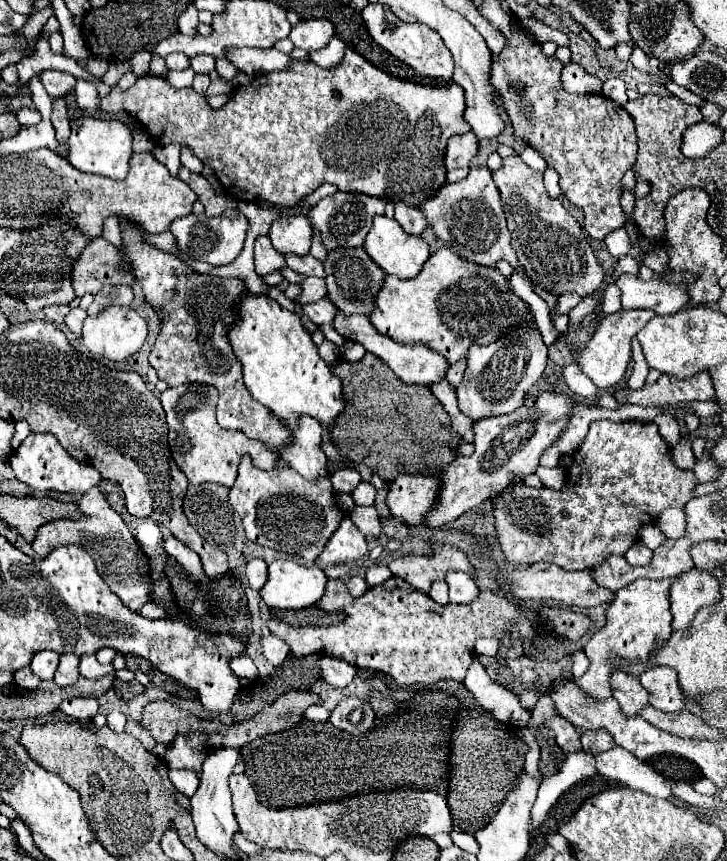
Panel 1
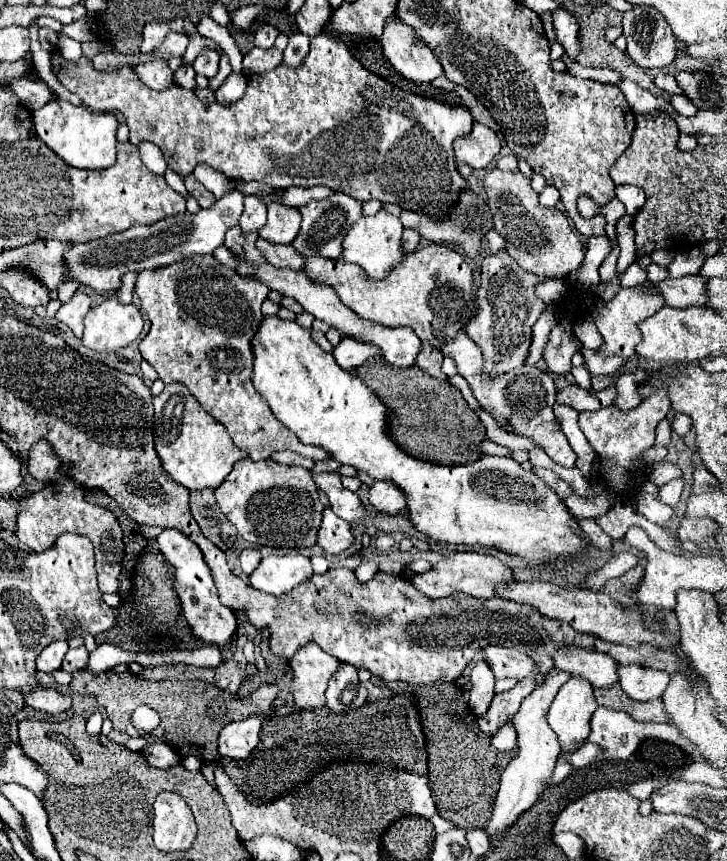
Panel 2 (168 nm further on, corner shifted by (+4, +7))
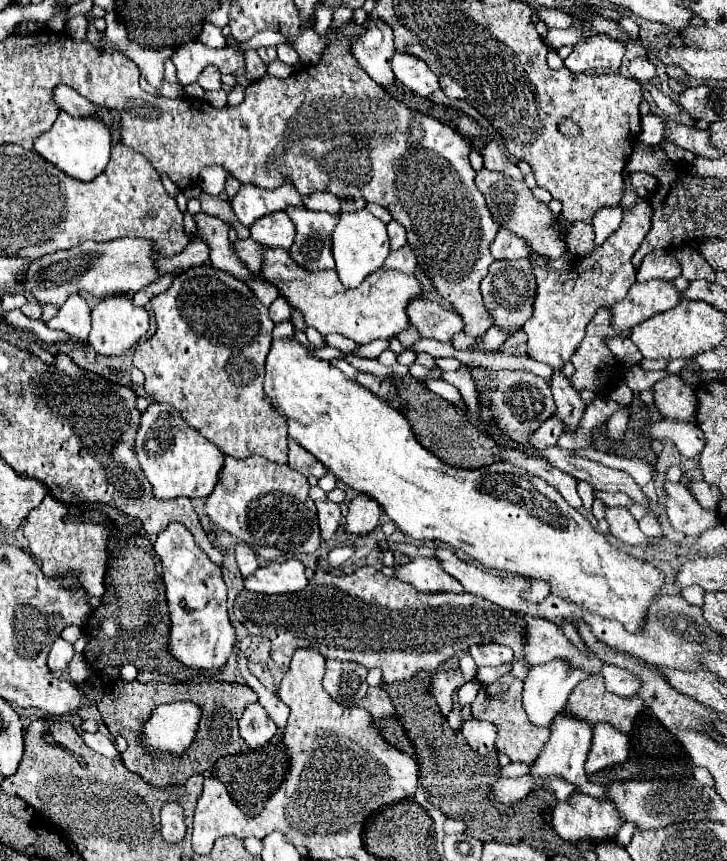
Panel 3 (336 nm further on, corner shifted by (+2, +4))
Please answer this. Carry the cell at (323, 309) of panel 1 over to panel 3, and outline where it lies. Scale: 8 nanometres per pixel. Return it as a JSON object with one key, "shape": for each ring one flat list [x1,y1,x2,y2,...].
{"shape":[[277,297,271,305,269,305,269,317,273,323,281,323,281,321,287,321,289,315,291,315,291,307,287,305,287,301,283,297]]}

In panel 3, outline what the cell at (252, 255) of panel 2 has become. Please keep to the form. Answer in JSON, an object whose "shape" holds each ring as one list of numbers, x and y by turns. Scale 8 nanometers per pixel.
{"shape":[[201,193,199,201,201,201,201,207,207,215,215,215,215,217,223,219,227,225,231,225,237,231,237,237,241,237,241,239,249,237,249,229,243,223,239,223,239,219,233,215,229,201,223,201,221,197,211,197,207,193]]}

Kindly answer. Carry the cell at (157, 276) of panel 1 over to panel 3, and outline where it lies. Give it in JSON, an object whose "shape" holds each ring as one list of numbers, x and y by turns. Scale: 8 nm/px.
{"shape":[[205,263,205,265,197,265,191,267,183,273,179,273,173,281,173,285,163,291,161,295,157,295,157,299,151,301,151,309,157,317,157,333,147,341,137,345,135,355,133,355,133,367,137,367,143,375,145,375,145,383,143,389,145,393,151,397,151,401,155,403,169,403,171,407,175,407,179,411,179,415,185,419,185,423,189,423,189,427,193,427,195,431,199,431,201,435,205,435,205,439,209,439,211,443,215,443,217,447,221,447,221,451,225,455,231,455,235,459,245,459,249,455,261,455,273,463,287,463,287,427,285,427,285,419,281,419,281,415,277,415,277,411,273,411,273,405,269,403,269,399,265,399,265,391,263,391,263,379,265,379,265,357,269,353,271,347,271,331,273,331,273,323,267,315,267,307,253,295,253,291,239,279,235,279,233,275]]}

